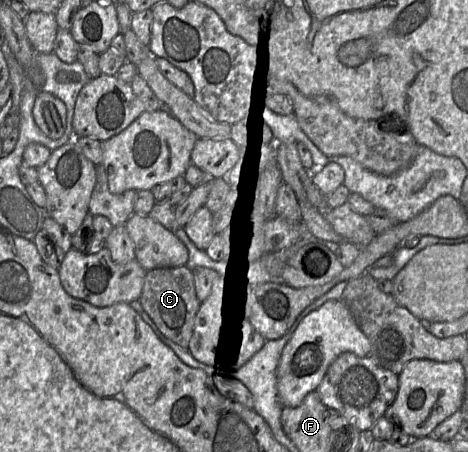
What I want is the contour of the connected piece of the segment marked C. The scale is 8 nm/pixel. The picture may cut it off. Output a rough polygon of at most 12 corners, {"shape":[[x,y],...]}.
{"shape":[[185,266],[146,270],[139,302],[187,349],[200,306]]}

